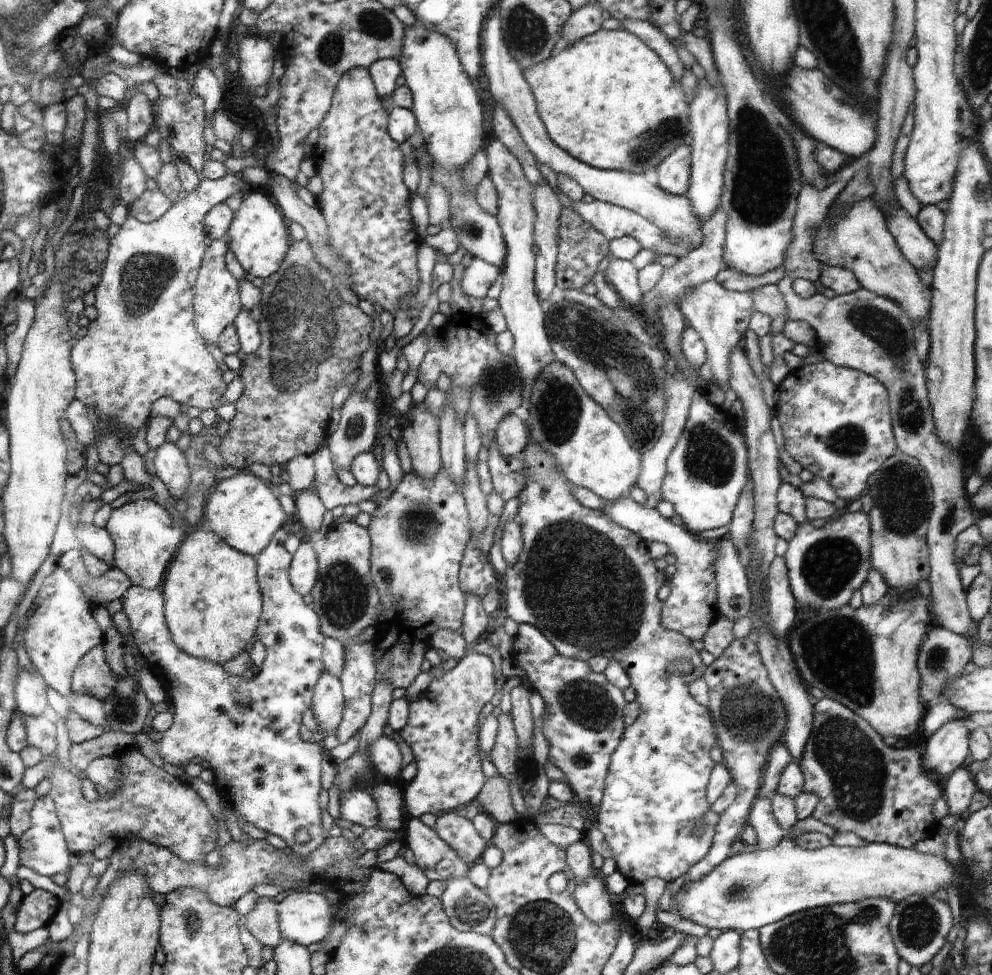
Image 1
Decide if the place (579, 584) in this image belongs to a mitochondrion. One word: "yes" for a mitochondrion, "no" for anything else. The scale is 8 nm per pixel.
yes

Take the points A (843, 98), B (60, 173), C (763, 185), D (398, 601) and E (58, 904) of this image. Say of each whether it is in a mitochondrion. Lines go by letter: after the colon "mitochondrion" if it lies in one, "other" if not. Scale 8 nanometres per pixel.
A: mitochondrion
B: other
C: mitochondrion
D: other
E: other

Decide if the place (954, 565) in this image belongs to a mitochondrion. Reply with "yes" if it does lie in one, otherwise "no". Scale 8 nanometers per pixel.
no

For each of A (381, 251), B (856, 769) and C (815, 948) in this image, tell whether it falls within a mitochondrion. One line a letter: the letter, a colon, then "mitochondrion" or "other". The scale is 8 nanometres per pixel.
A: other
B: mitochondrion
C: mitochondrion

